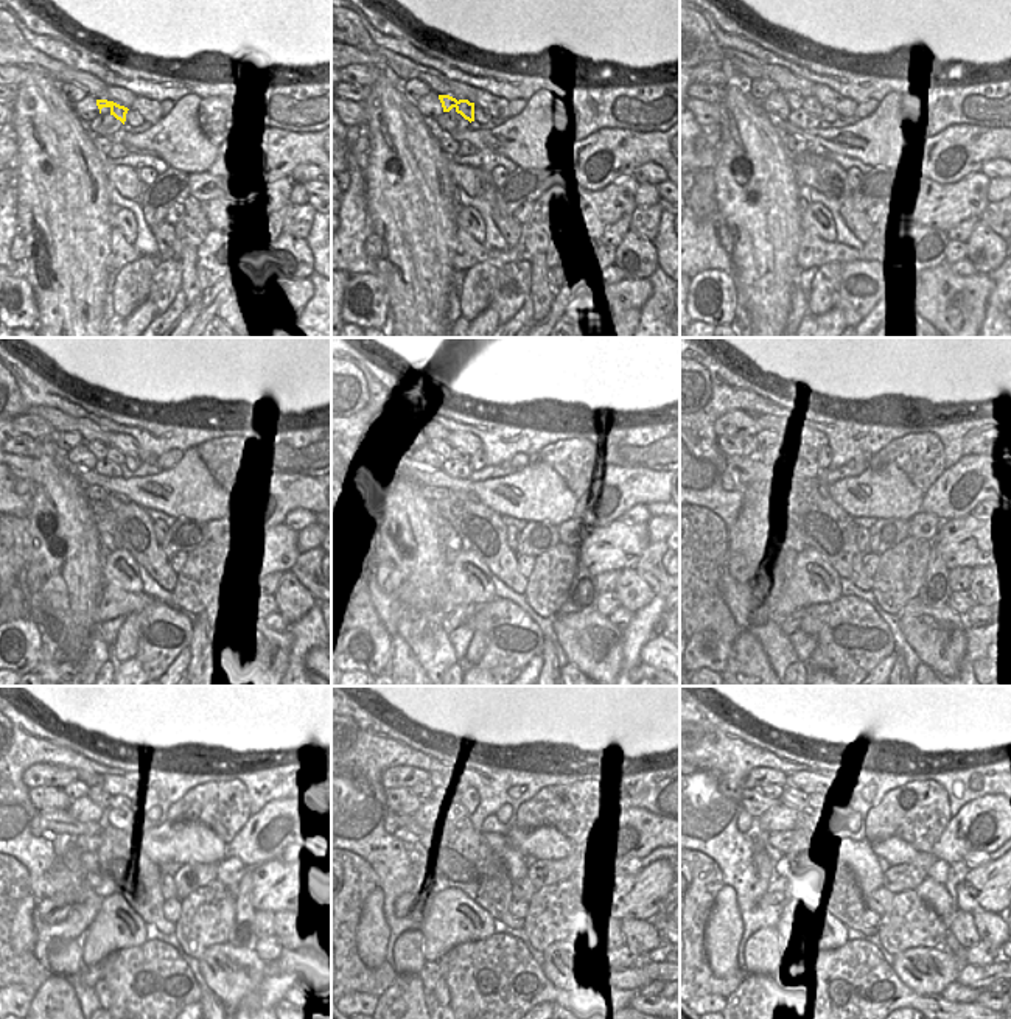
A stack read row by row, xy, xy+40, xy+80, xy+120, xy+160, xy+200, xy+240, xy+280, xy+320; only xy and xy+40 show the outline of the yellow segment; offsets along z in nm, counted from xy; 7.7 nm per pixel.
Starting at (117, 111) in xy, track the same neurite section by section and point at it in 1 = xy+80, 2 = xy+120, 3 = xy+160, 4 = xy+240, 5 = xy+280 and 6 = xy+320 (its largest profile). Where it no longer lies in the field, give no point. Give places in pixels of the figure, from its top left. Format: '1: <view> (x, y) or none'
1: xy+80 (794, 100)
2: xy+120 (97, 448)
3: xy+160 (440, 445)
4: xy+240 (97, 795)
5: xy+280 (444, 795)
6: xy+320 (792, 798)

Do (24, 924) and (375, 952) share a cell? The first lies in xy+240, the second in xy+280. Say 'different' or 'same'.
same

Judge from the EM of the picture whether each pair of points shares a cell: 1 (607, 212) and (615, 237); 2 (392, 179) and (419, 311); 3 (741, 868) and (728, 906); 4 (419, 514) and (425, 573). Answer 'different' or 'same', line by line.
1: different
2: same
3: different
4: same

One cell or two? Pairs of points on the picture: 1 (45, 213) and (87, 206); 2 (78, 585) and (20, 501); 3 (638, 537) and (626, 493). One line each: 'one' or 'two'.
1: one
2: two
3: two

